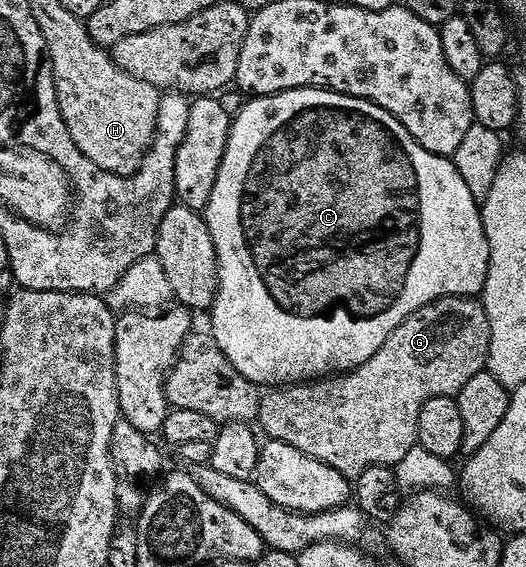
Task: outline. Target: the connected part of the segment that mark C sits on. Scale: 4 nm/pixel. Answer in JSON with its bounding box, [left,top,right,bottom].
[204,90,490,388]

